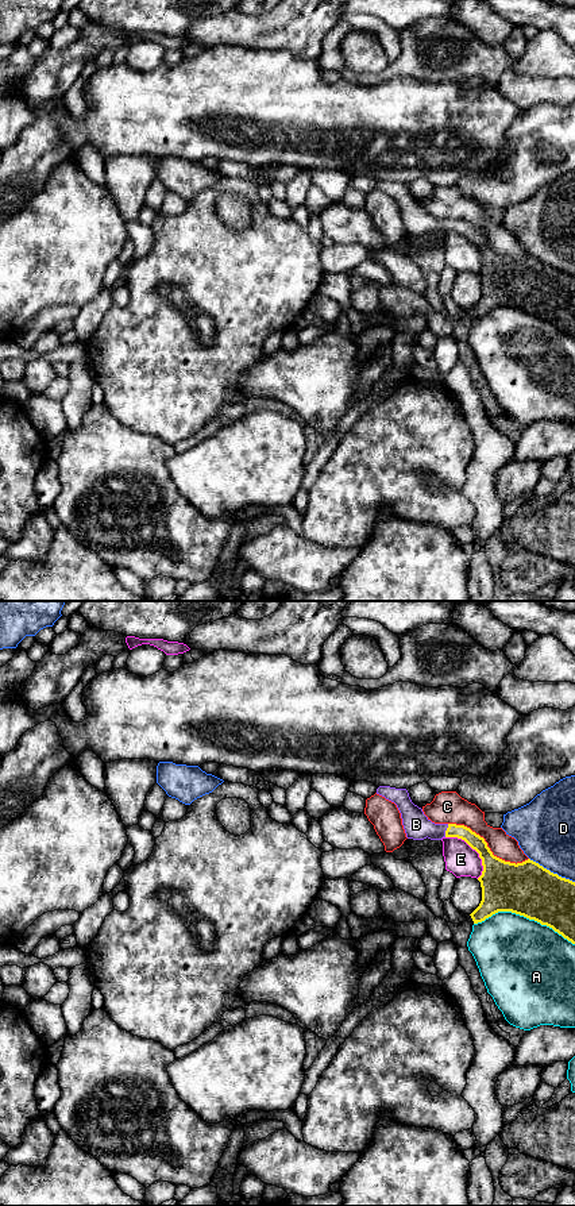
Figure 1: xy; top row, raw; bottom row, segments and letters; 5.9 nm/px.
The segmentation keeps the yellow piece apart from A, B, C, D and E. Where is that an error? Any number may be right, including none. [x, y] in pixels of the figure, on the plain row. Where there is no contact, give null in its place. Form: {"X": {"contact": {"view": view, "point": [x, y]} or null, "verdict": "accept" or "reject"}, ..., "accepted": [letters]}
{"A": {"contact": {"view": "xy", "point": [524, 311]}, "verdict": "reject"}, "B": {"contact": {"view": "xy", "point": [446, 226]}, "verdict": "accept"}, "C": {"contact": {"view": "xy", "point": [487, 242]}, "verdict": "reject"}, "D": {"contact": {"view": "xy", "point": [552, 268]}, "verdict": "reject"}, "E": {"contact": {"view": "xy", "point": [474, 243]}, "verdict": "reject"}, "accepted": ["B"]}

